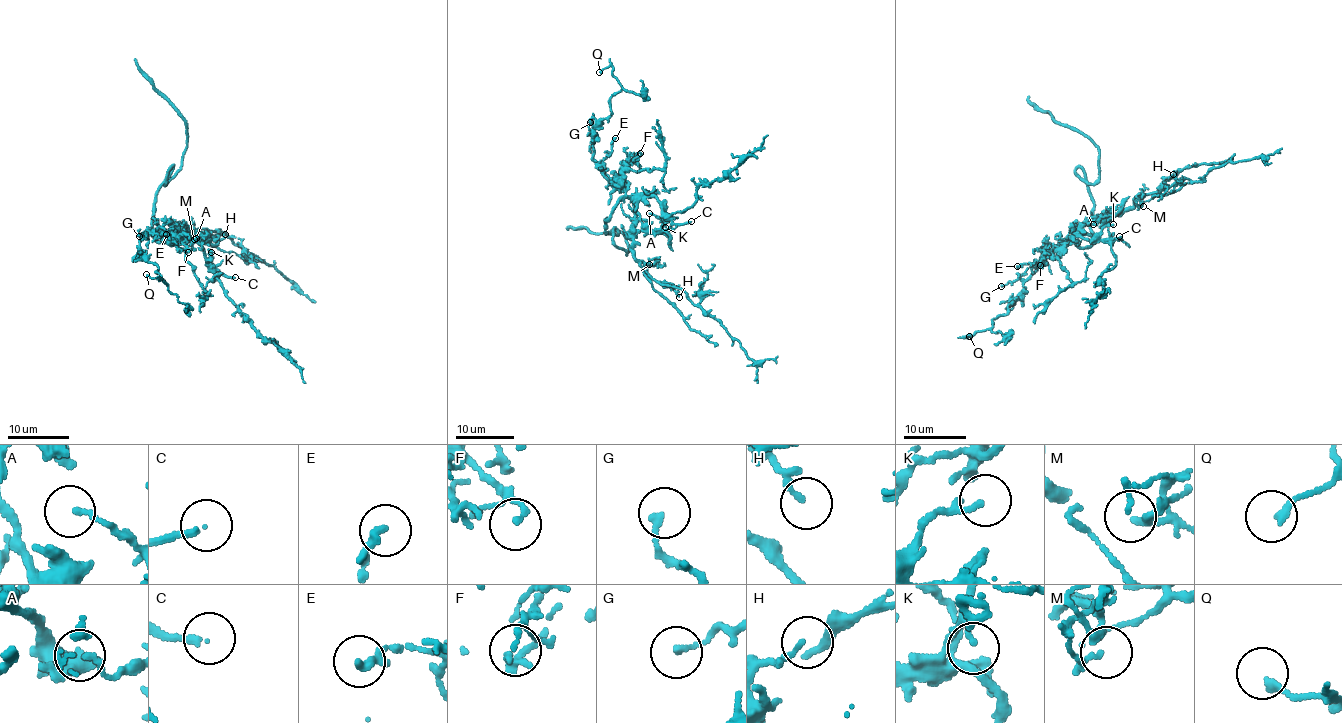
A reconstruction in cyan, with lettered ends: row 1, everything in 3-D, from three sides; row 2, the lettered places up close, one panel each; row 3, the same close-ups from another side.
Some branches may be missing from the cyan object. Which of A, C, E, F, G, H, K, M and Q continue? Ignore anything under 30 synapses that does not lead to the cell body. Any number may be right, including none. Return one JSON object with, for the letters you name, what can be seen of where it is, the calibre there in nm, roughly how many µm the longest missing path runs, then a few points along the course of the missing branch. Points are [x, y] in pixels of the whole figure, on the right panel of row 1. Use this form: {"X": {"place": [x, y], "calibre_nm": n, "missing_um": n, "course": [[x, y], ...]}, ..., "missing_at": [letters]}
{"C": {"place": [1119, 236], "calibre_nm": 170, "missing_um": 35, "course": [[1119, 236], [1135, 245], [1145, 238], [1150, 240], [1151, 261], [1164, 279], [1165, 289], [1155, 315]]}, "missing_at": ["C"]}

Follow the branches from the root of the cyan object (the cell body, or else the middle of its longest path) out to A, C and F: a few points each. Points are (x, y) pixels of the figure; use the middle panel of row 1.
A: (631, 201), (641, 221), (658, 231), (663, 223), (649, 213)
C: (631, 201), (652, 196), (671, 222), (691, 221)
F: (631, 201), (621, 182), (621, 174), (640, 153)

